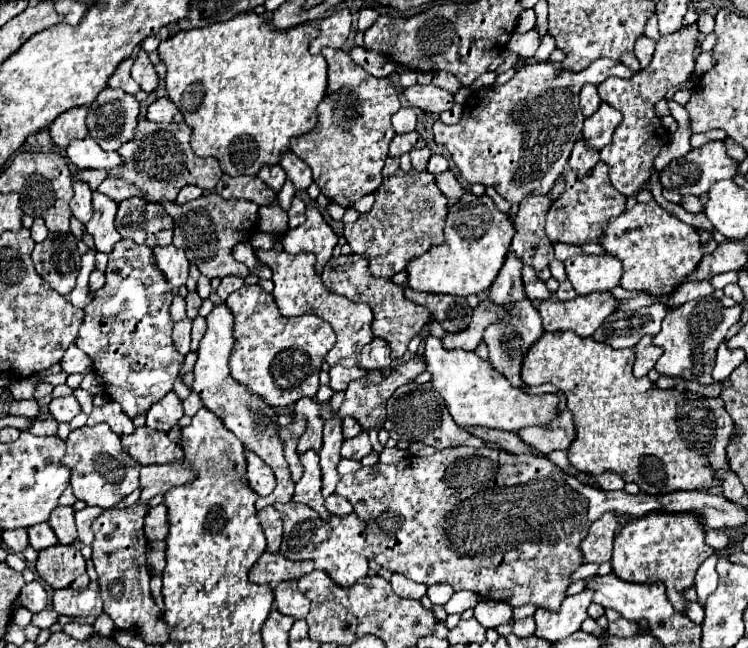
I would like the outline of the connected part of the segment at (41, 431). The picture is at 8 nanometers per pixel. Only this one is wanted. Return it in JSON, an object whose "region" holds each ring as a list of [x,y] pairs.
{"region":[[[34,419],[30,421],[30,427],[28,427],[32,435],[56,435],[56,429],[58,429],[58,423],[54,419]]]}

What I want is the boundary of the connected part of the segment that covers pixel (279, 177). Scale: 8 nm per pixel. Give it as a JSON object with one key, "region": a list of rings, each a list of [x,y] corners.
{"region":[[[264,165],[264,167],[260,167],[258,177],[260,177],[268,187],[272,187],[272,189],[278,193],[280,187],[282,187],[282,183],[284,183],[284,179],[286,179],[286,173],[284,173],[284,169],[282,169],[280,165]]]}

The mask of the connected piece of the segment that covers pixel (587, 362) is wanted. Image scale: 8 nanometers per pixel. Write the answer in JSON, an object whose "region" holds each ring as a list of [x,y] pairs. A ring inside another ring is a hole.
{"region":[[[572,331],[544,333],[536,345],[532,345],[522,361],[520,377],[526,385],[552,383],[556,385],[568,401],[568,411],[574,417],[576,439],[568,447],[568,459],[578,471],[598,475],[602,471],[612,471],[622,475],[624,481],[634,481],[648,495],[670,493],[676,489],[694,491],[716,487],[716,469],[728,469],[726,445],[732,433],[732,417],[724,409],[724,401],[702,397],[686,389],[658,389],[648,377],[634,377],[632,365],[636,351],[612,349],[608,343],[600,343],[594,337],[576,337]]]}

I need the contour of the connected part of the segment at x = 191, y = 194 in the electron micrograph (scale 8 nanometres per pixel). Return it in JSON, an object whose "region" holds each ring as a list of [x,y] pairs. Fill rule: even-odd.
{"region":[[[186,185],[186,187],[182,187],[182,191],[178,193],[176,203],[184,205],[184,203],[188,203],[188,201],[192,201],[192,199],[198,199],[200,195],[202,195],[202,189],[200,189],[200,187],[196,187],[196,185]]]}

